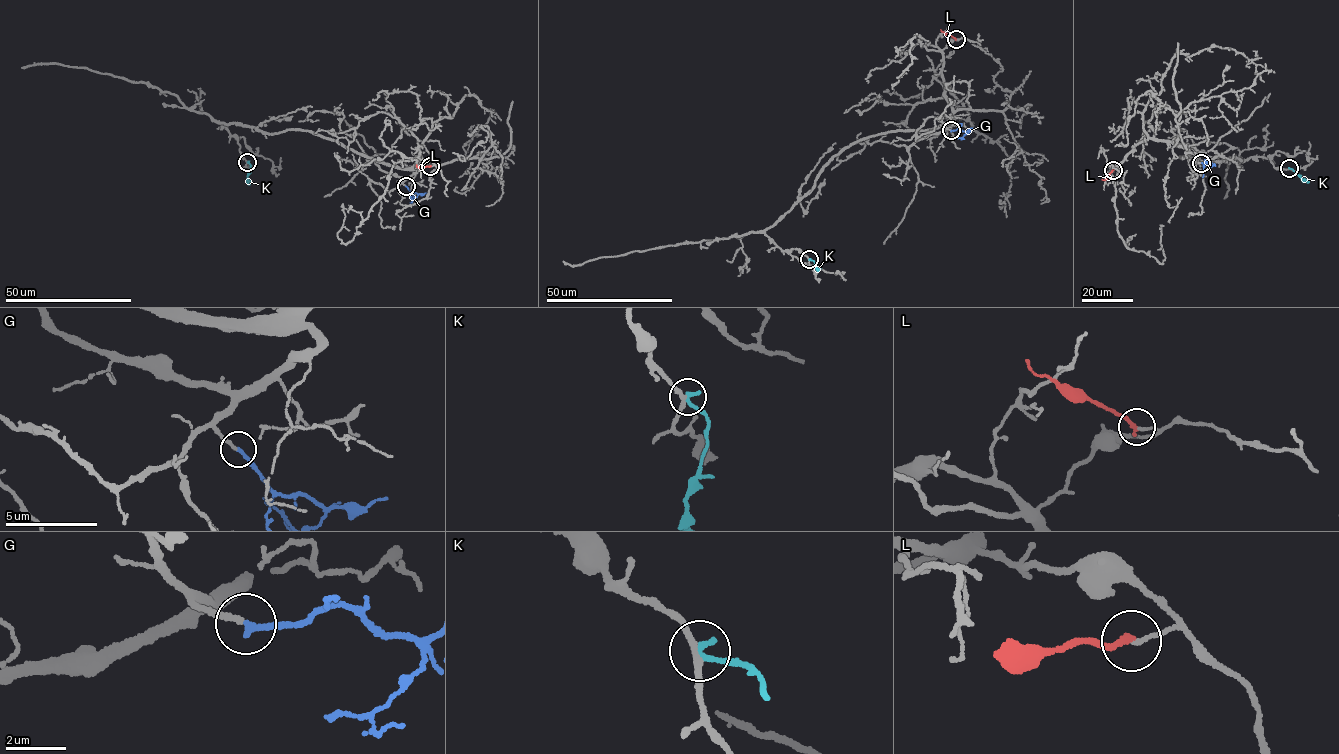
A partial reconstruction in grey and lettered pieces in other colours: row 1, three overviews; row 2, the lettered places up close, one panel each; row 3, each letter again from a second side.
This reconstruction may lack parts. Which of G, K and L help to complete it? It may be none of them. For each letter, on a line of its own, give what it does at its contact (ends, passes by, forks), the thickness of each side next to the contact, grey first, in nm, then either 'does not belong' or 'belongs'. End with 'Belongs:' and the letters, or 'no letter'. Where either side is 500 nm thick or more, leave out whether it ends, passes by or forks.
G: it ends there; 190 nm thick on the grey side, 220 nm on the other; belongs
K: it ends there; 180 nm thick on the grey side, 240 nm on the other; does not belong
L: it ends there; 120 nm thick on the grey side, 240 nm on the other; does not belong
Belongs: G

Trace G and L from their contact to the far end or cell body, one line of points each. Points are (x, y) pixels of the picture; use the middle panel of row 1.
G: (951, 130), (966, 132), (957, 137)
L: (955, 38), (940, 29)

